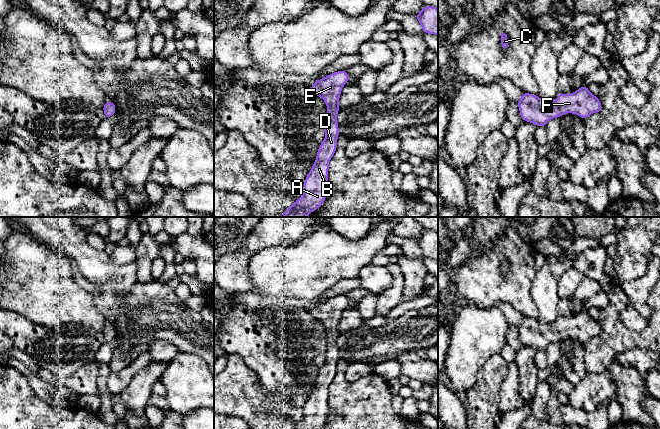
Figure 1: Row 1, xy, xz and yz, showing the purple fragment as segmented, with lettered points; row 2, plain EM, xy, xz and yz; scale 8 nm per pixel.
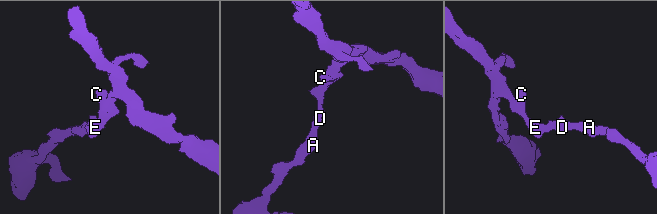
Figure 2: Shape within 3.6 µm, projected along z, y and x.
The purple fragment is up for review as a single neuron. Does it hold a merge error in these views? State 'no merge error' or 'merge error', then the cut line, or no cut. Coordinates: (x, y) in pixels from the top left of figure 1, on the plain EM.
no merge error | no cut

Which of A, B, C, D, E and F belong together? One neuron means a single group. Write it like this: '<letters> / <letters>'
A B C D E F

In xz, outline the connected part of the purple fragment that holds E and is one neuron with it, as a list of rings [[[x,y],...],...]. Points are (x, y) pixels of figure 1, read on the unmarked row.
[[[342,294],[318,303],[313,309],[309,310],[315,320],[321,321],[324,324],[328,332],[325,363],[319,369],[316,385],[303,407],[303,419],[293,429],[322,429],[326,424],[329,413],[329,385],[335,379],[337,363],[339,361],[337,337],[341,333],[338,327],[342,312],[350,302],[351,300],[346,294]]]

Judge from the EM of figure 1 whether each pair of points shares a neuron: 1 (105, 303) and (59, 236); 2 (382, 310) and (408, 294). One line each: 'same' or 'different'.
1: same
2: different

